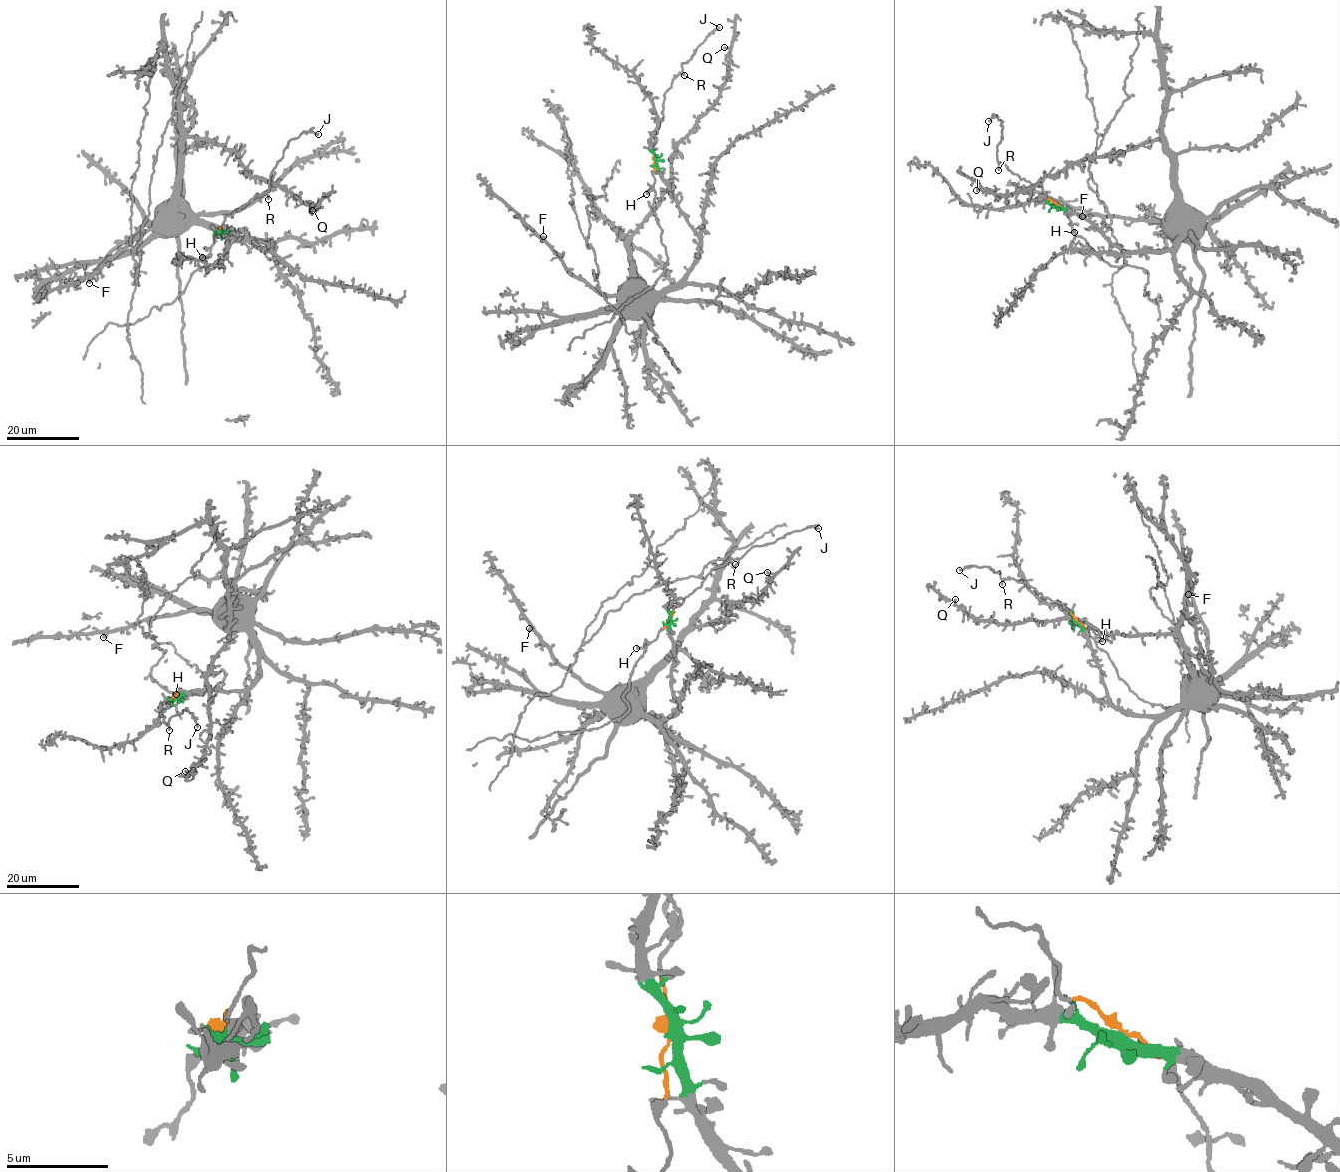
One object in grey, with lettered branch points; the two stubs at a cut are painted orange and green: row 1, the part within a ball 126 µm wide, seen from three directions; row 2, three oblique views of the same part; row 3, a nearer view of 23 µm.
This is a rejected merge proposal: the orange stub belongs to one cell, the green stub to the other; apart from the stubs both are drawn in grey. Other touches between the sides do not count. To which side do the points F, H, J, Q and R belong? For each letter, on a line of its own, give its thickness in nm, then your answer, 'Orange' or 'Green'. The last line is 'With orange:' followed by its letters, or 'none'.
F: Thickness 400 nm. Green
H: Thickness 380 nm. Orange
J: Thickness 180 nm. Orange
Q: Thickness 260 nm. Green
R: Thickness 280 nm. Orange
With orange: H, J, R

